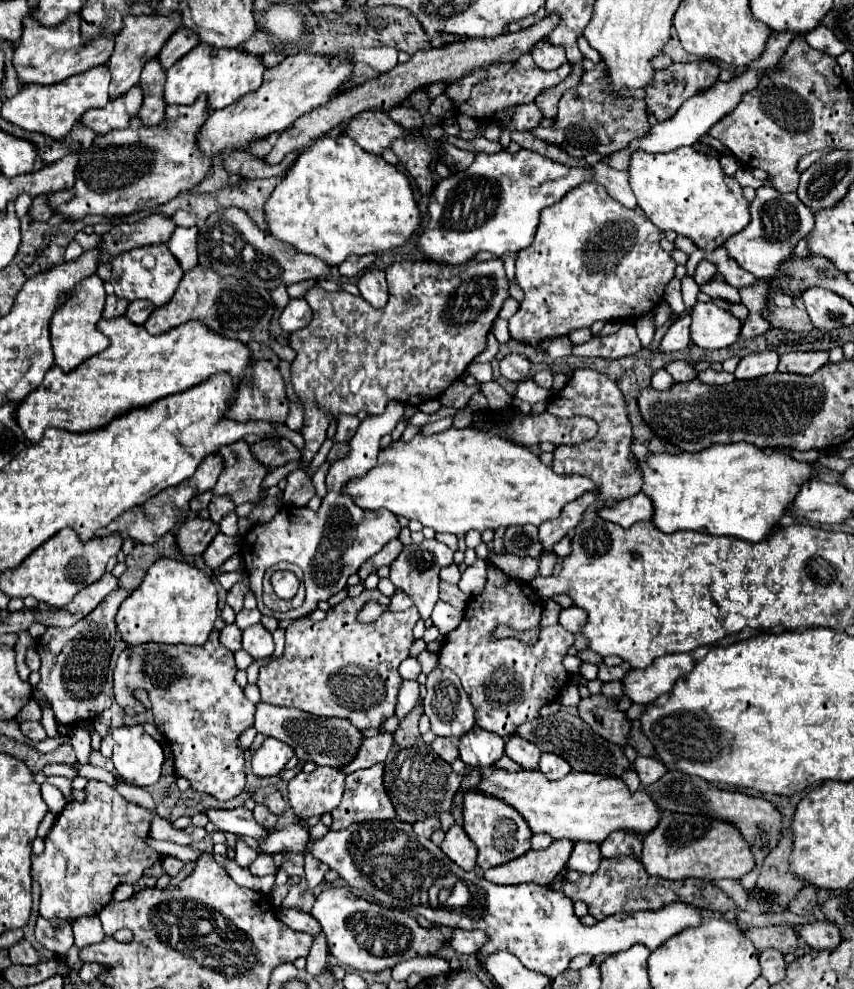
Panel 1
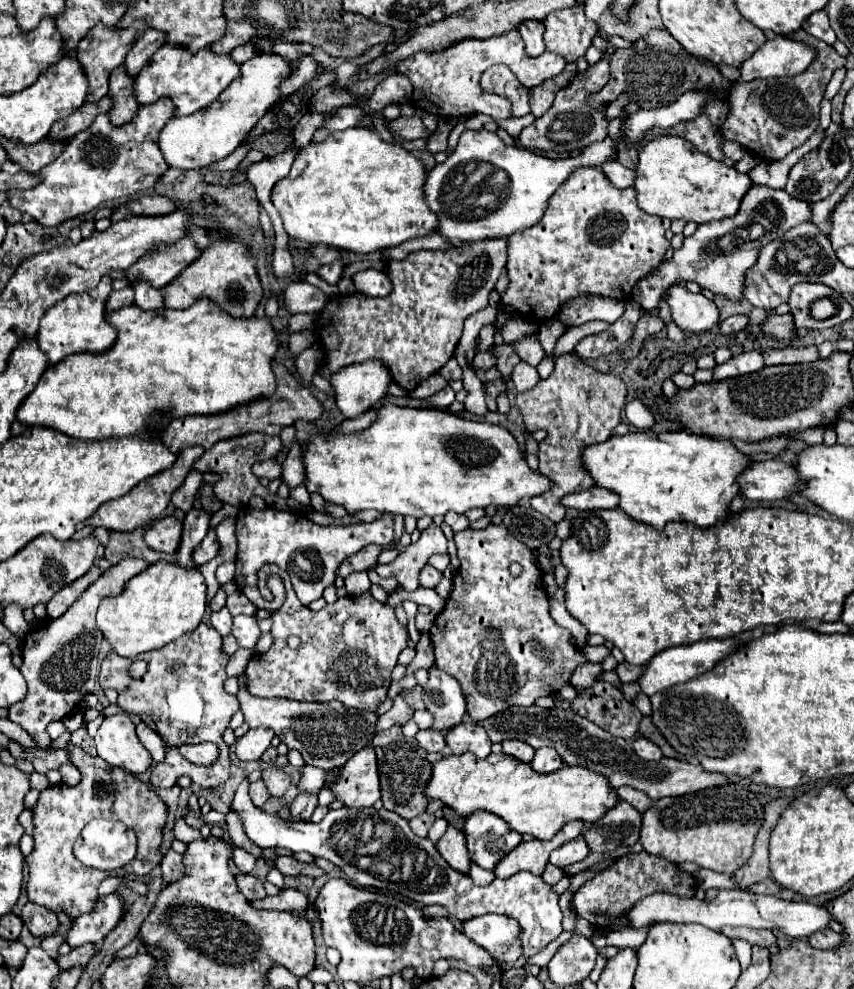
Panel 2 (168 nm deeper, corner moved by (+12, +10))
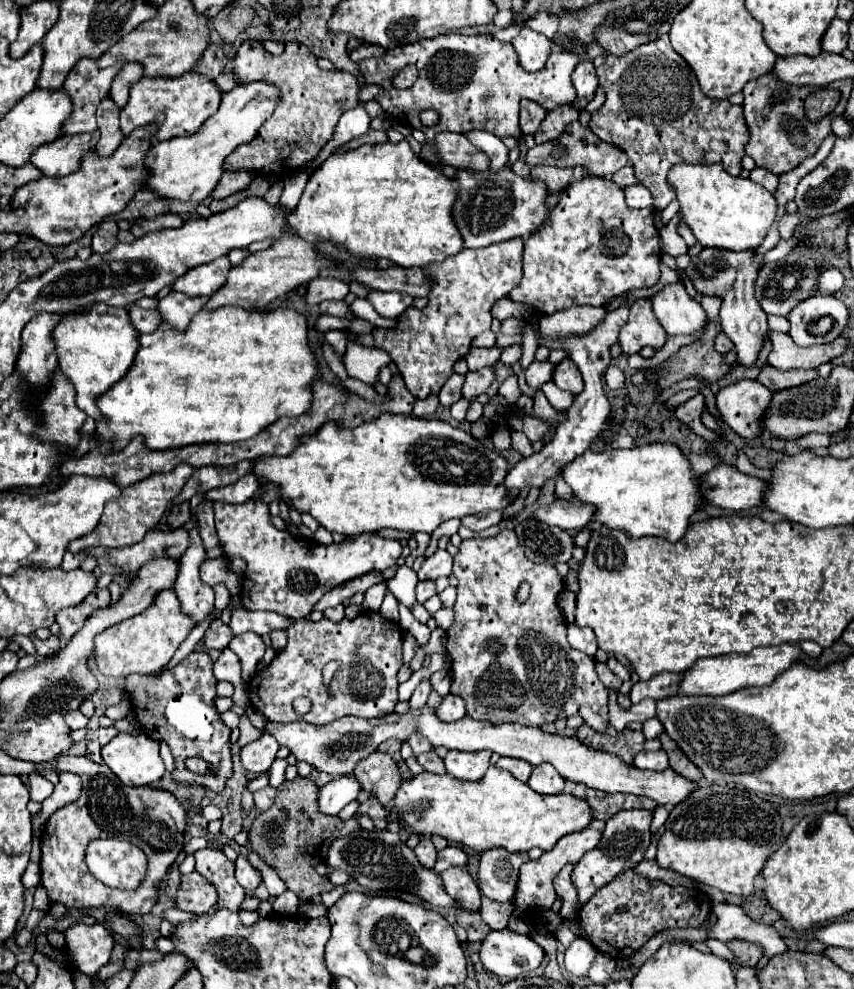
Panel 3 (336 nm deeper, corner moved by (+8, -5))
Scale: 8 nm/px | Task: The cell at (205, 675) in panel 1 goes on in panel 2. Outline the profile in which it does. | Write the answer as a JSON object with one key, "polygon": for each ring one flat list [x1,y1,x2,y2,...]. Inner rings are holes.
{"polygon":[[200,624,194,632,190,632,190,636,182,636,182,640,174,640,174,644,168,644,166,648,144,652,134,660,148,662,148,672,142,678,132,680,128,676,128,666,132,660,110,652,102,662,98,682,102,688,116,688,118,706,122,706,122,710,128,714,140,716,142,722,146,722,166,740,166,758,152,768,150,784,154,788,170,788,180,776,190,776,192,782,202,788,216,788,224,784,230,774,230,758,228,744,222,740,222,732,228,728,230,718,240,708,240,704,236,696,224,690,224,668,228,656,222,652,222,636,214,632,212,626],[200,742,214,742,220,748,220,758,208,768,190,764,178,752,178,746,182,744]]}

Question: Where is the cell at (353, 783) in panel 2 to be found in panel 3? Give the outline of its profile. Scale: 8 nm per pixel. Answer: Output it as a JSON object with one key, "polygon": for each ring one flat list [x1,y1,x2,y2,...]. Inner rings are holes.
{"polygon":[[378,751,354,767,354,777,358,779,362,791,376,797,384,809,392,807,392,799,402,785,394,759]]}

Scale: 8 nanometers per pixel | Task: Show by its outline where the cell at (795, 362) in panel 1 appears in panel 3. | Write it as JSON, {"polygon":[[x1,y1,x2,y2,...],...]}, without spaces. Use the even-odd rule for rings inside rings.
{"polygon":[[764,365,760,375,758,375,758,381,762,385,766,385,774,393,774,391,780,391,780,389,786,389,786,387,808,383,808,381,812,381,816,377,818,377,816,369,808,369,808,371,778,371,776,367]]}

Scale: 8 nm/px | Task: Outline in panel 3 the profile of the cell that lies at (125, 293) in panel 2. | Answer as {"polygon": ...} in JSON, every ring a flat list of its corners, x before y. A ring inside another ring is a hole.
{"polygon":[[132,305,130,309,128,309,128,313,130,313,130,321,132,321,132,327,138,331,138,333,150,333,150,331,154,331,158,325,160,325,160,321,158,321,158,311,154,311,154,309,140,309,138,305]]}

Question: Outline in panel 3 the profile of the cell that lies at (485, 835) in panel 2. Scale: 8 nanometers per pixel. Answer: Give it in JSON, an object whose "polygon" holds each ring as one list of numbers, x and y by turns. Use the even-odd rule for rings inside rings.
{"polygon":[[494,847,480,853,478,887,482,895,494,901,512,901,518,881,518,869,528,861,526,853,510,853,502,847]]}

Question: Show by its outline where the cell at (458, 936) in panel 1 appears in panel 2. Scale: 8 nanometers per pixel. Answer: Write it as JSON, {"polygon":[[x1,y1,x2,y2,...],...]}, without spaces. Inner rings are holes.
{"polygon":[[484,914,472,920,464,920,464,934,486,948,494,960,500,964,516,964,522,956,522,944,518,944,518,928,516,920,498,914]]}

